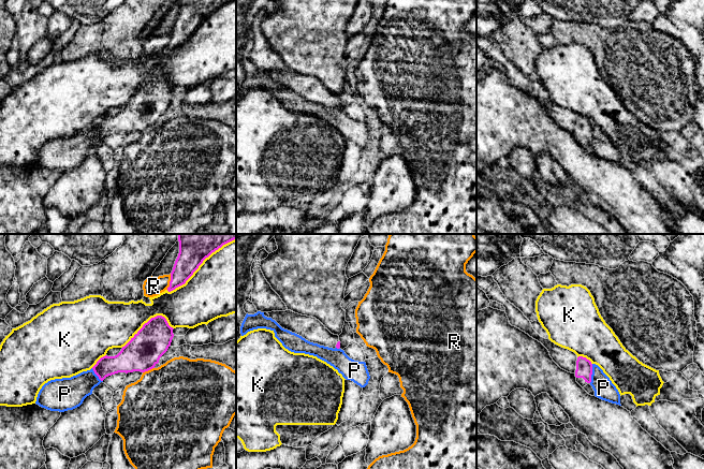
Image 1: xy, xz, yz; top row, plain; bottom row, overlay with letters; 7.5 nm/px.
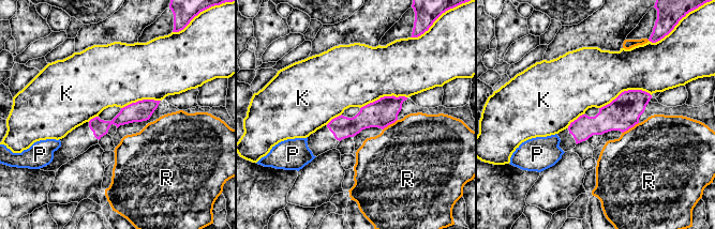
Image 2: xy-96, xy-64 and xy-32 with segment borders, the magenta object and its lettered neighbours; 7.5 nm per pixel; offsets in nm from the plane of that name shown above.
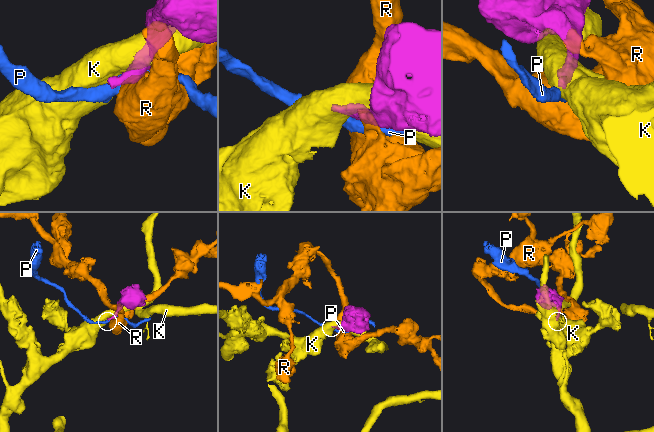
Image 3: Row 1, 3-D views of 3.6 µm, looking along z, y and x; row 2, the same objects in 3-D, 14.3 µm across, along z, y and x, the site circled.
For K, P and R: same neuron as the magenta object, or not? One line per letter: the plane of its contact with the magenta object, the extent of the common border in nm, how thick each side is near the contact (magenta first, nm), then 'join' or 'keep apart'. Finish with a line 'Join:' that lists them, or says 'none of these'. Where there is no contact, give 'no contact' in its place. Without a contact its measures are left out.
K: meets magenta in xy; contact 650 nm long; 340 nm thick on the magenta side, 480 nm on the other; keep apart
P: meets magenta in yz; contact 150 nm long; 130 nm thick on the magenta side, 150 nm on the other; keep apart
R: meets magenta in xy; contact 120 nm long; 190 nm thick on the magenta side, 140 nm on the other; keep apart
Join: none of these

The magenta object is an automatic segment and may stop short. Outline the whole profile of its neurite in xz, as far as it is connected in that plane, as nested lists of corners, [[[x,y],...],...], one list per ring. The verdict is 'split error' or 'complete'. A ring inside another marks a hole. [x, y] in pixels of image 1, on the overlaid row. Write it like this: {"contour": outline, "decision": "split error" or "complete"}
{"contour": [[[291,310],[267,312],[282,328],[306,340],[328,348],[340,348],[339,336],[332,334],[319,320]]], "decision": "split error"}

